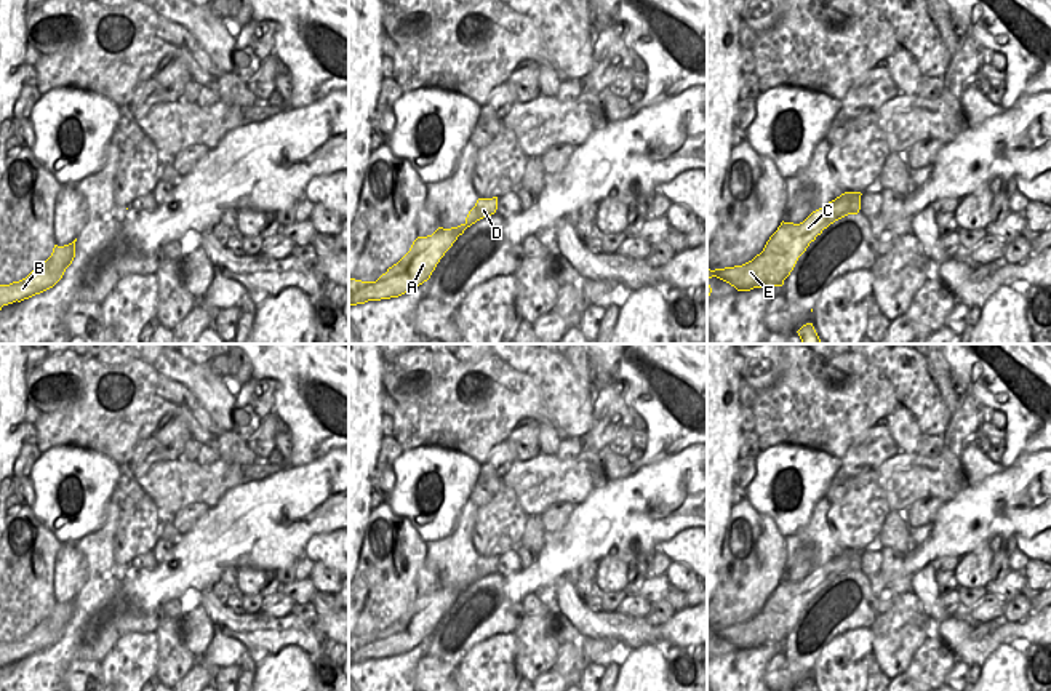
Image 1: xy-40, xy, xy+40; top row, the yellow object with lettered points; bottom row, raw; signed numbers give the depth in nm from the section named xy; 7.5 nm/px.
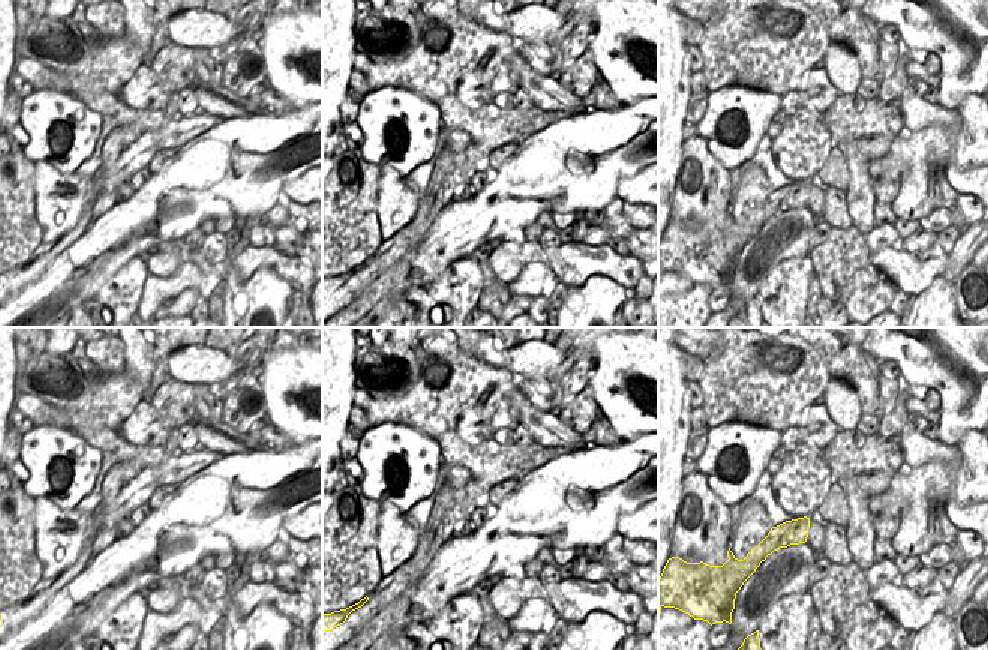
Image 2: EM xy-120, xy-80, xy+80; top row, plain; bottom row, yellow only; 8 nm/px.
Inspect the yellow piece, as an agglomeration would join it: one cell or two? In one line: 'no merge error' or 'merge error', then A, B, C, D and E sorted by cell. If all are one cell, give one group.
merge error | A B C D / E

